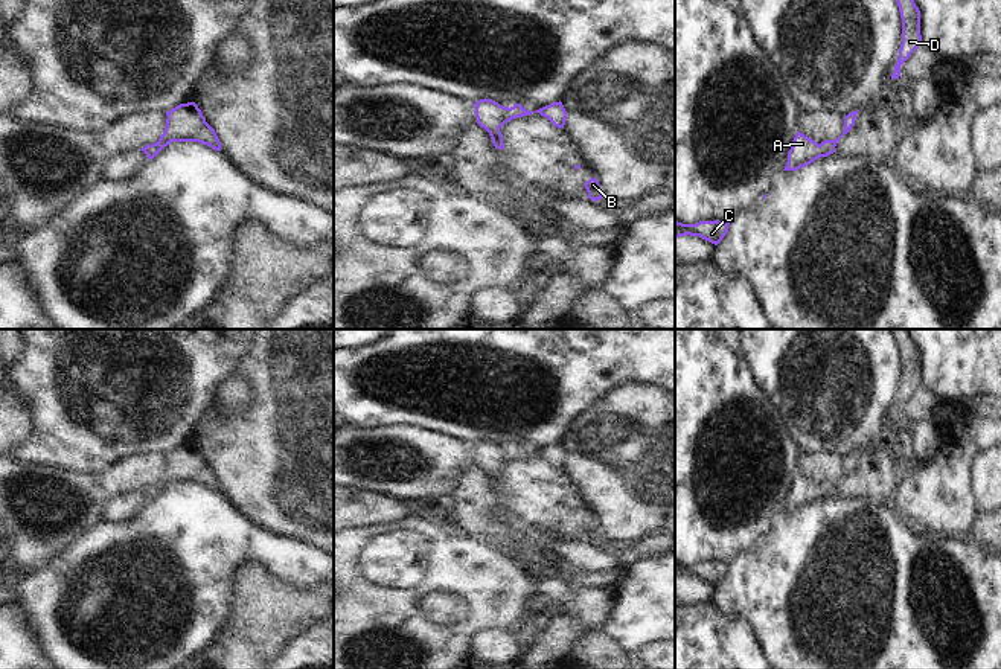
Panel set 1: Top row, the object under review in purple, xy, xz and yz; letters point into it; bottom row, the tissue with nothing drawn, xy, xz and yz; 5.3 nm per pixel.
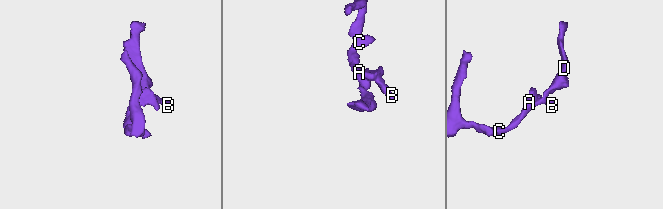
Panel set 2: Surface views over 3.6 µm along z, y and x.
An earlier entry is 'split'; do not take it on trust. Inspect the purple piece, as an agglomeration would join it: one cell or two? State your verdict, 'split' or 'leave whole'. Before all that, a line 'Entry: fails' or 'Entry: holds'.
Entry: fails
leave whole

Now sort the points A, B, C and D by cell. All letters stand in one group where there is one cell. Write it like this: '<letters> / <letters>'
A B C D

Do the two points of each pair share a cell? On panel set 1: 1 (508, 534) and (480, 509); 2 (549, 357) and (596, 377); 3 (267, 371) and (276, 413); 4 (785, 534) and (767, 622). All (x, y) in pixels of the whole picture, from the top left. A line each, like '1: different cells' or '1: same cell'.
1: same cell
2: same cell
3: same cell
4: same cell

